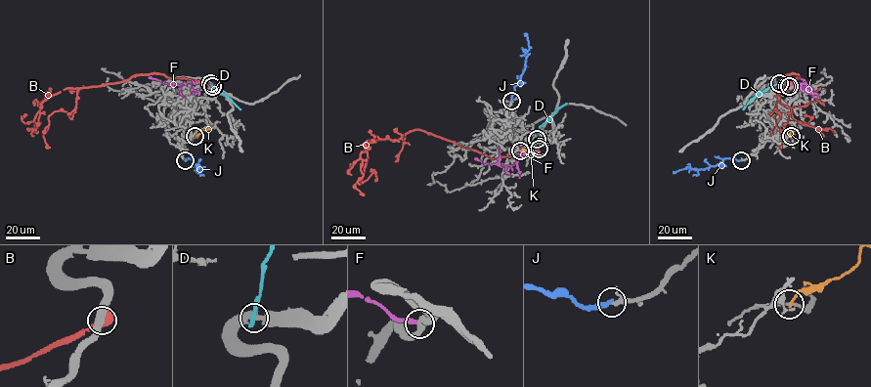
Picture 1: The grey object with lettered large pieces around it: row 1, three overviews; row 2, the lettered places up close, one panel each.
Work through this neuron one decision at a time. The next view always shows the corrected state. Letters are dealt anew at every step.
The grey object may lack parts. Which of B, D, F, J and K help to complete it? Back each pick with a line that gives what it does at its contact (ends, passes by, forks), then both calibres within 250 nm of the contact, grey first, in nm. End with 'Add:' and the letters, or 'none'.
J: it ends there; 180 nm thick on the grey side, 300 nm on the other
Add: J

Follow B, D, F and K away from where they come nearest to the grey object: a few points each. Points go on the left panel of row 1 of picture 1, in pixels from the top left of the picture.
B: (213, 85), (160, 73), (65, 88), (40, 104), (37, 127), (28, 129), (33, 132)
D: (210, 83), (240, 109)
F: (212, 86), (201, 83), (167, 84), (149, 77)
K: (195, 137), (213, 124)

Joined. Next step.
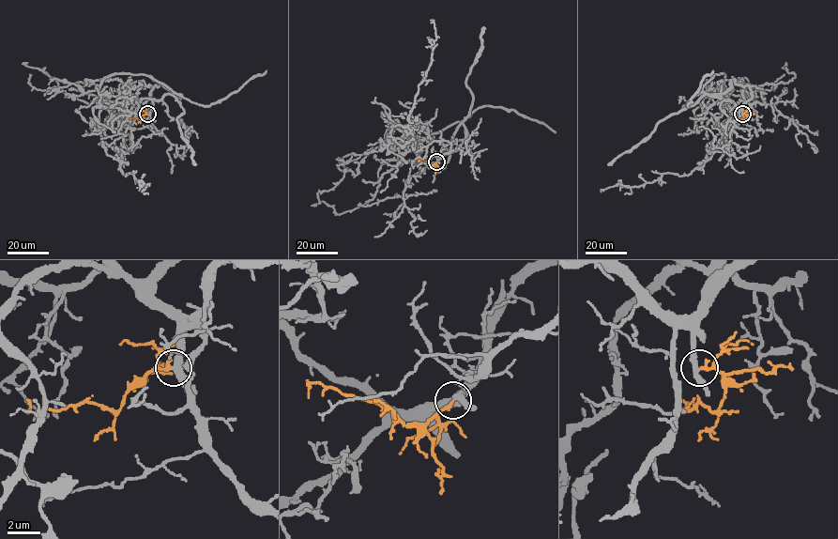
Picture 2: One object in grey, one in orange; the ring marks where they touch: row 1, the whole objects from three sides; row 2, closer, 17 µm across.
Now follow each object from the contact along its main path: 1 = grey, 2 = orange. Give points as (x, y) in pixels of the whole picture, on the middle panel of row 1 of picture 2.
1: (436, 161), (420, 159), (408, 128), (436, 38), (430, 20)
2: (436, 161), (431, 164), (419, 160), (418, 161)

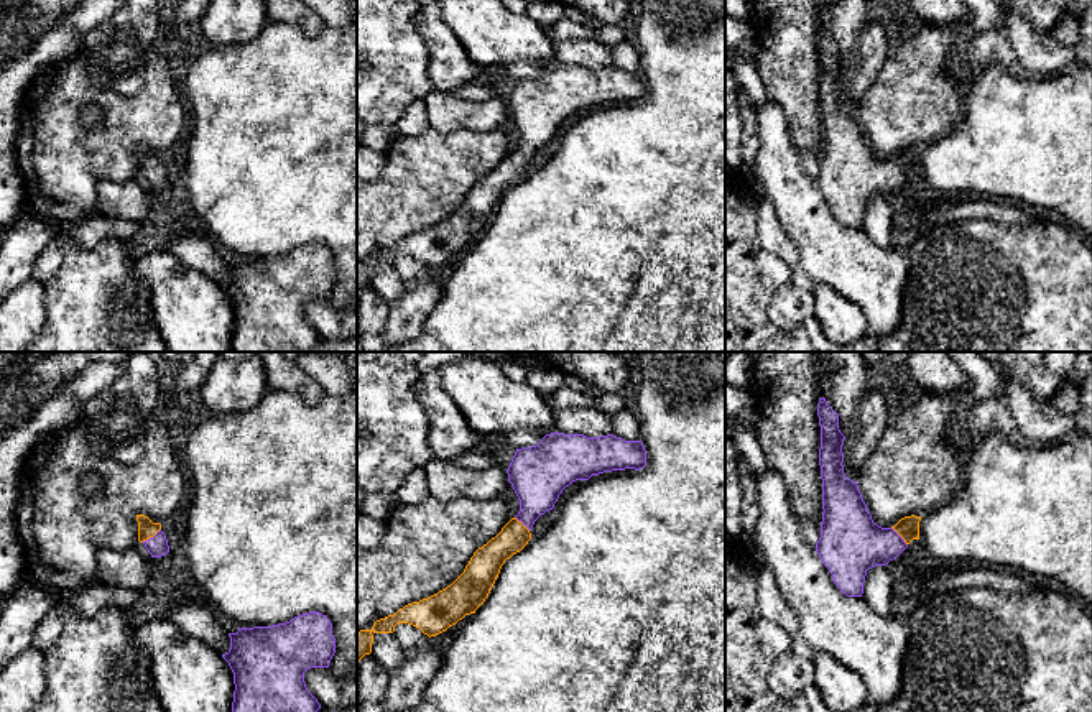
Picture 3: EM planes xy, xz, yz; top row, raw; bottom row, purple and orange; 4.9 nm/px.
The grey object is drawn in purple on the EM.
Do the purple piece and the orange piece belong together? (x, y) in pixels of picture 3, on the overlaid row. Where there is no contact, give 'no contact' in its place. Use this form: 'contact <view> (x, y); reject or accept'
contact xy (150, 538); accept

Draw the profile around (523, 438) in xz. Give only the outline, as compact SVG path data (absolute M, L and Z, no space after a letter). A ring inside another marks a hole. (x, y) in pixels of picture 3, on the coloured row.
M518 429L505 432L505 436L507 436L507 447L510 446L515 449L521 449L521 447L536 446L546 434L539 434L530 429Z

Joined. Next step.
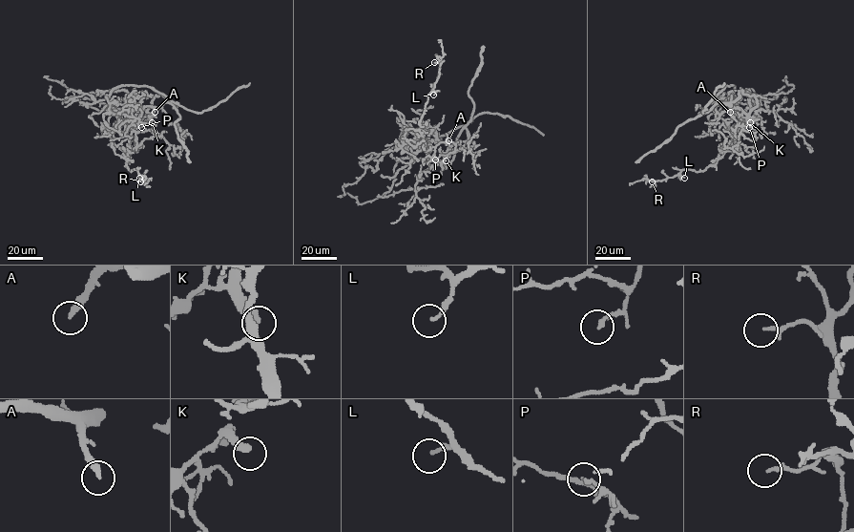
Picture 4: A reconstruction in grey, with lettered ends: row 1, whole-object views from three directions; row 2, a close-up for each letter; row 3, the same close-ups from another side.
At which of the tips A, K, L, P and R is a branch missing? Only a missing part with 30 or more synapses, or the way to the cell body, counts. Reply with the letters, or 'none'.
A, K

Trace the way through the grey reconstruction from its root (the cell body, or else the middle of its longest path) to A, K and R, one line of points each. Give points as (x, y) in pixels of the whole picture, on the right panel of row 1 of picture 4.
A: (737, 101), (738, 110), (731, 122), (716, 117), (731, 106), (730, 112)
K: (737, 101), (742, 119), (739, 120), (739, 117), (749, 108), (750, 122)
R: (737, 101), (730, 135), (719, 145), (719, 158), (715, 163), (702, 170), (683, 169), (676, 175), (652, 181)

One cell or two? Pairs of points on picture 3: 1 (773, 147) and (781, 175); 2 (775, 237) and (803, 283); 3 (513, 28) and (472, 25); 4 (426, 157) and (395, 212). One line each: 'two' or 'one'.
1: one
2: one
3: one
4: one

